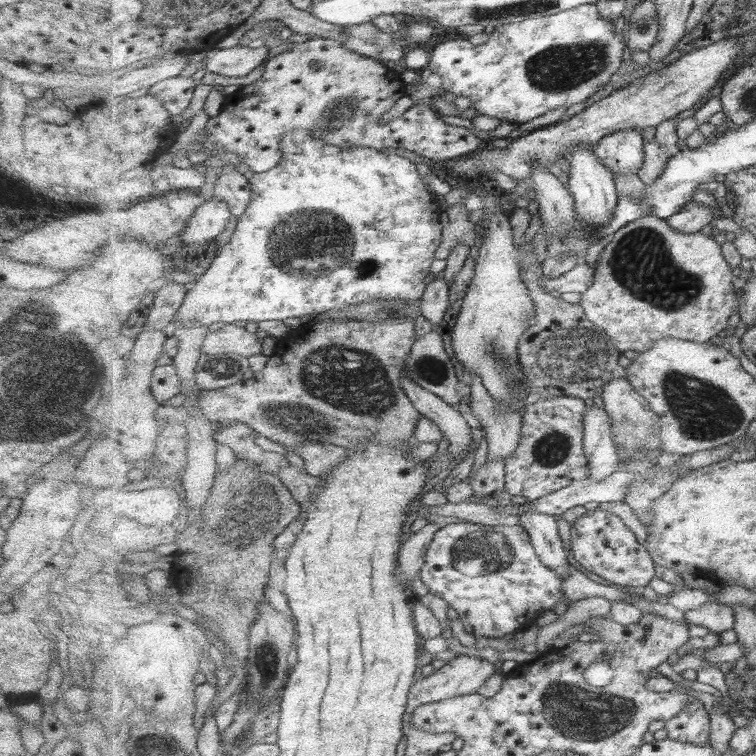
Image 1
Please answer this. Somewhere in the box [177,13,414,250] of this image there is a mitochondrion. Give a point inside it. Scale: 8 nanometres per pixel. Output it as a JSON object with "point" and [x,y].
{"point":[339,113]}

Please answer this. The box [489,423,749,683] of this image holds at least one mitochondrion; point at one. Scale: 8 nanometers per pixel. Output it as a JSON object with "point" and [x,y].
{"point":[553,448]}

